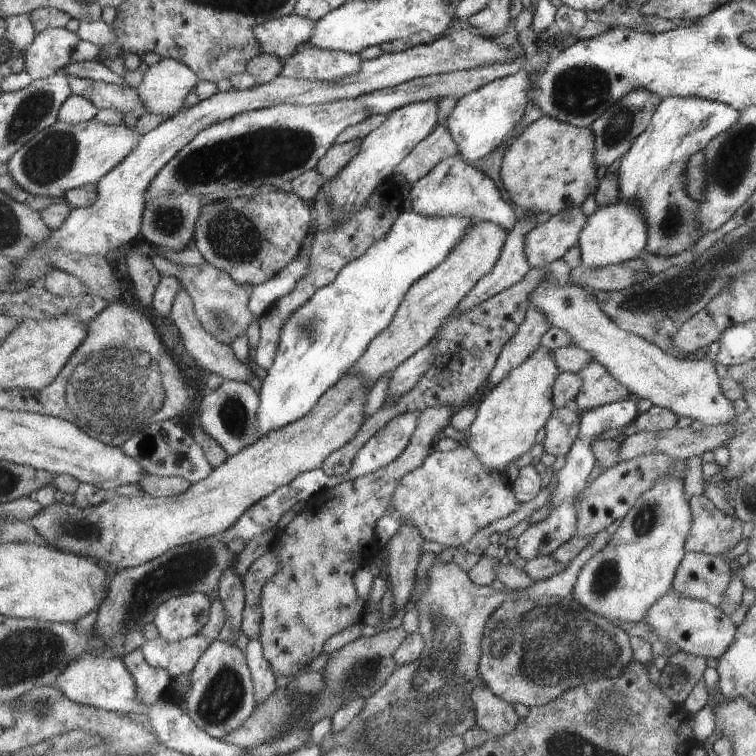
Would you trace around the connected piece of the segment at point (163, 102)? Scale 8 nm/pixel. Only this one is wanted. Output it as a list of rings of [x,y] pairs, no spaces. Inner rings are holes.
[[[162,59],[145,73],[138,92],[147,112],[174,117],[186,106],[188,96],[200,81],[200,76],[187,64],[176,59]]]

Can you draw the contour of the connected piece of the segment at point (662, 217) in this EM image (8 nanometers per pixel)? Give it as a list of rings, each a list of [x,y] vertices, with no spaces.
[[[667,96],[656,107],[648,128],[634,139],[620,160],[619,198],[631,203],[643,215],[648,235],[645,250],[650,254],[676,256],[694,248],[702,238],[699,202],[685,191],[686,166],[693,154],[703,151],[713,138],[732,128],[739,121],[740,113],[724,103]]]

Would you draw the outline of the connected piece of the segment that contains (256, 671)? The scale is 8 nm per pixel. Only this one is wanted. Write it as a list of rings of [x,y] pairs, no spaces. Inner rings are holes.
[[[249,639],[246,660],[248,660],[248,667],[252,670],[254,696],[260,704],[278,689],[275,683],[276,674],[270,668],[270,662],[265,657],[264,646],[260,640]]]

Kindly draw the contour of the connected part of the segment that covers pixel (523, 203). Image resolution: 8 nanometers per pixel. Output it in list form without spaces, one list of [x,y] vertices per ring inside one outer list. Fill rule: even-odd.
[[[543,114],[510,140],[500,167],[504,188],[526,213],[534,213],[534,210],[542,213],[547,210],[555,215],[570,205],[580,207],[587,196],[596,192],[599,184],[596,178],[598,168],[593,161],[594,147],[594,135],[589,127],[575,127]]]

